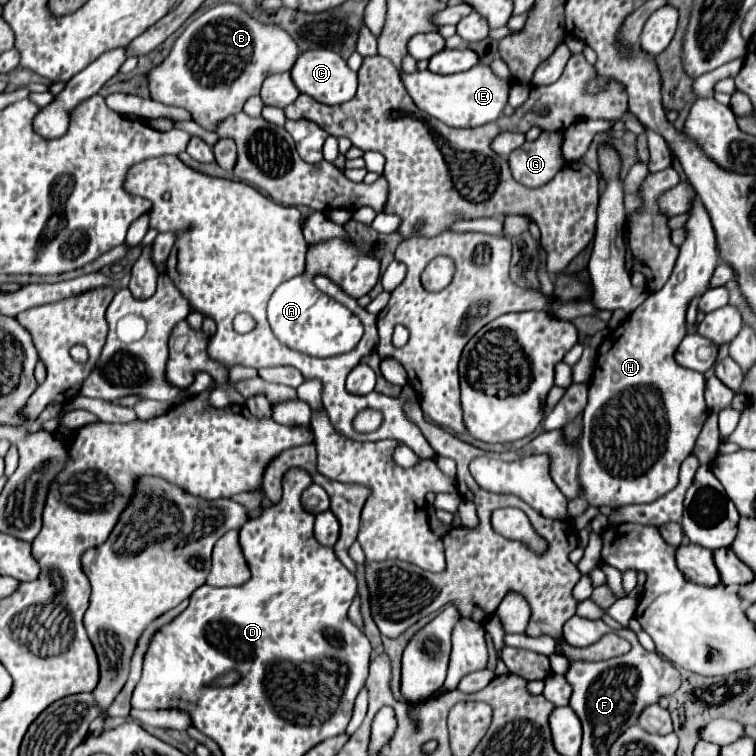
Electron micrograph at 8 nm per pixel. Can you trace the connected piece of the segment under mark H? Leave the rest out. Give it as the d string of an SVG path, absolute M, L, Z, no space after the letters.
M699 199L693 201L693 207L691 207L691 219L687 221L685 229L689 231L687 233L687 239L685 243L681 245L681 251L679 251L679 259L675 263L675 269L673 269L673 275L669 277L669 281L665 283L665 287L657 293L651 293L617 329L613 329L605 339L603 343L599 345L597 349L597 361L595 361L595 371L593 371L593 377L591 377L591 385L589 385L589 403L585 407L585 413L583 413L583 433L581 433L581 465L579 465L579 479L581 479L581 487L583 487L583 495L587 499L589 505L595 505L595 507L601 507L601 505L609 505L609 507L621 507L621 505L635 505L635 503L651 503L659 497L663 497L665 493L669 493L671 489L675 489L677 485L677 477L679 477L679 467L683 463L683 459L687 455L691 455L693 447L695 447L695 441L703 429L703 423L707 419L707 407L705 407L705 399L703 399L703 387L705 387L705 377L697 371L689 371L681 365L677 365L675 361L675 351L677 351L677 345L683 341L683 337L687 335L687 323L685 323L685 313L687 313L687 307L691 303L693 297L697 295L703 295L707 289L709 289L709 281L713 277L713 269L717 267L719 263L719 257L717 257L717 241L715 241L715 233L713 233L713 225L711 225L711 219L705 211L705 207L701 205Z

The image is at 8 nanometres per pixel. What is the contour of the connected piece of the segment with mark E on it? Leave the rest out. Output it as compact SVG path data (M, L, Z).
M481 63L471 67L469 71L455 75L437 75L431 71L419 71L413 75L403 73L401 79L419 109L451 127L479 127L499 119L503 115L503 109L507 107L509 89L515 81L513 75L509 75L507 79L497 77L491 71L491 67Z

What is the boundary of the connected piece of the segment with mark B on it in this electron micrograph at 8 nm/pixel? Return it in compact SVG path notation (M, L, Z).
M221 3L193 19L169 57L151 69L151 99L187 109L201 127L213 131L219 119L239 113L249 97L259 95L265 77L289 71L297 55L297 43L283 29L255 21L233 3Z

